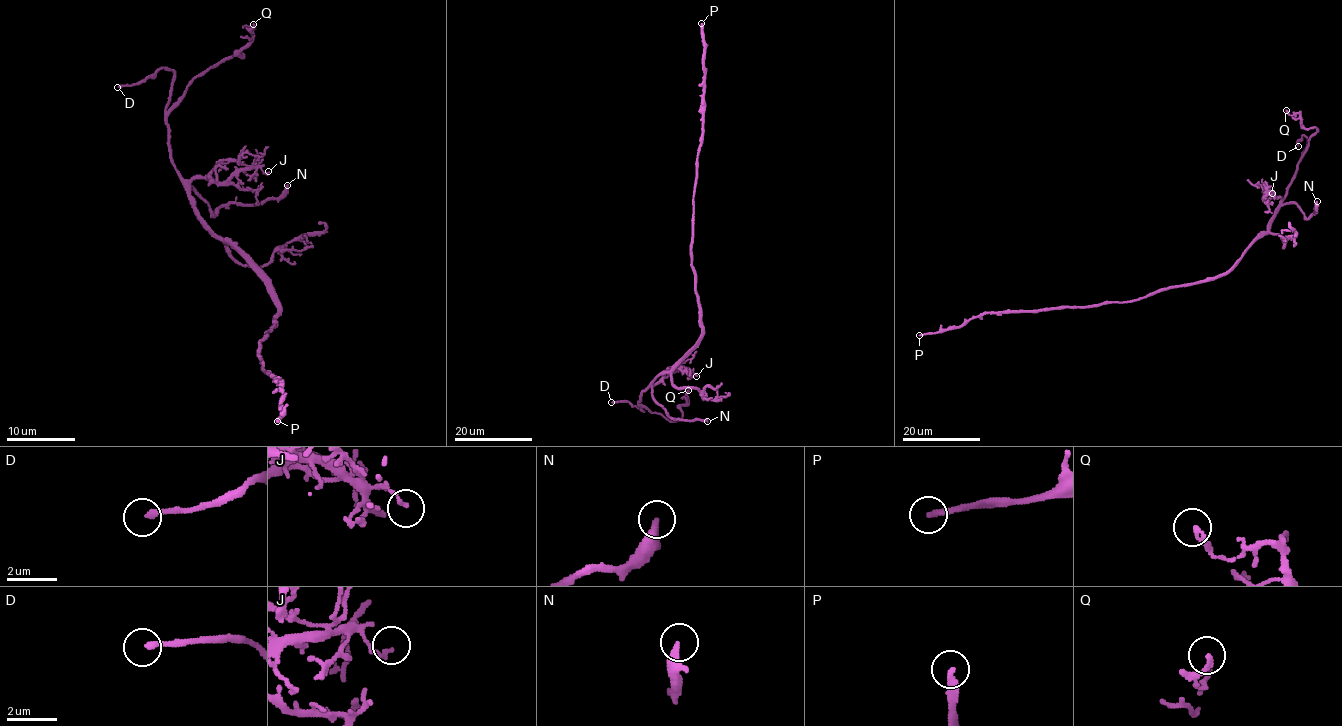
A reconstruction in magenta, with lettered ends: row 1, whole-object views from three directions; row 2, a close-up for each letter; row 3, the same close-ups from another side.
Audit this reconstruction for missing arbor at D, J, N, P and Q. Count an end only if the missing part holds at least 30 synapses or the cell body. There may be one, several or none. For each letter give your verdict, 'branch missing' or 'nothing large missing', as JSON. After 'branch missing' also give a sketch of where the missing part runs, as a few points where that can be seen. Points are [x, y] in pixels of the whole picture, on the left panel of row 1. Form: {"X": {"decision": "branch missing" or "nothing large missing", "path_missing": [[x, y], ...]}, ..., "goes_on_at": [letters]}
{"D": {"decision": "branch missing", "path_missing": [[117, 87], [81, 80], [73, 75], [61, 77], [37, 60], [21, 60]]}, "J": {"decision": "nothing large missing"}, "N": {"decision": "nothing large missing"}, "P": {"decision": "branch missing"}, "Q": {"decision": "nothing large missing"}, "goes_on_at": ["D", "P"]}

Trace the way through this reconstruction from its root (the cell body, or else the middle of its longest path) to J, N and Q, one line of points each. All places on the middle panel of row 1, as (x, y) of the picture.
J: (699, 302), (700, 339), (668, 371), (663, 371), (652, 385), (678, 370), (690, 371), (696, 376)
N: (699, 302), (701, 337), (668, 371), (663, 371), (655, 379), (652, 397), (672, 418), (707, 421)
Q: (699, 302), (700, 339), (641, 393), (639, 402), (677, 421), (680, 406), (688, 403), (688, 390)

